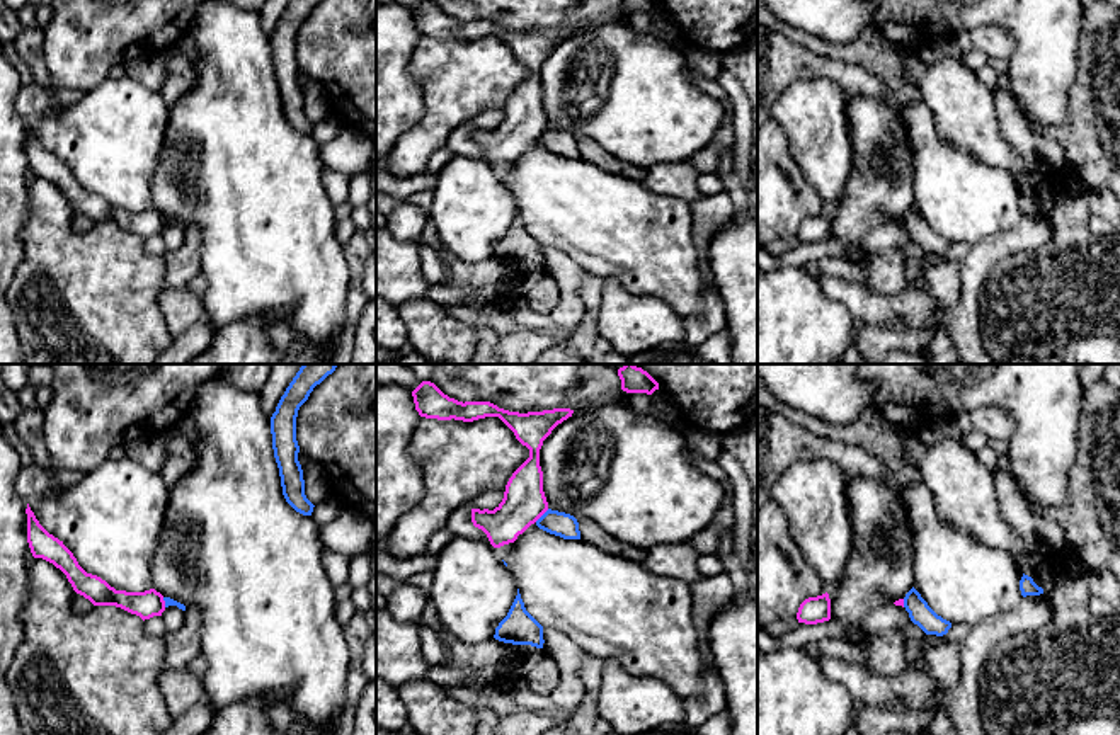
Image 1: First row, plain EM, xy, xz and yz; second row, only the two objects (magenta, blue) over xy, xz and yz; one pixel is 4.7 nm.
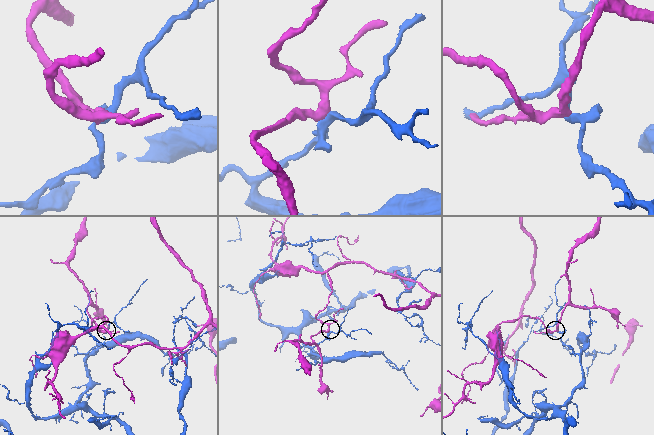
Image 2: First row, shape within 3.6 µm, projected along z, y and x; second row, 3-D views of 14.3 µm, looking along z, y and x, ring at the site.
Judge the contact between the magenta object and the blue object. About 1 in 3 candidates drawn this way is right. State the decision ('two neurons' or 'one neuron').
two neurons

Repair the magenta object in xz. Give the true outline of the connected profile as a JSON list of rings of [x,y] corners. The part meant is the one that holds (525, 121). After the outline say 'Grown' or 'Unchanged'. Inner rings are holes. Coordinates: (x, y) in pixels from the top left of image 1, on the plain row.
[[[422,0],[414,10],[415,29],[420,36],[437,39],[473,41],[499,36],[529,68],[529,77],[512,92],[506,104],[502,121],[494,128],[471,128],[471,141],[482,148],[494,167],[514,162],[546,129],[540,68],[551,49],[572,36],[570,27],[543,31],[509,31],[490,20],[458,20],[444,14],[434,2]]]. Unchanged

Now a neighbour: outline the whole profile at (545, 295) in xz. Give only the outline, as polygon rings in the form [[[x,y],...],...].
[[[545,276],[536,282],[524,299],[531,311],[550,315],[558,305],[560,291],[555,281]]]

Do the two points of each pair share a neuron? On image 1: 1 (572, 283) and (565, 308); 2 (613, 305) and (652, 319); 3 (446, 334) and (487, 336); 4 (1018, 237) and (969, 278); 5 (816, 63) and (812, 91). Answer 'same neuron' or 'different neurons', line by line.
1: same neuron
2: same neuron
3: different neurons
4: same neuron
5: different neurons

